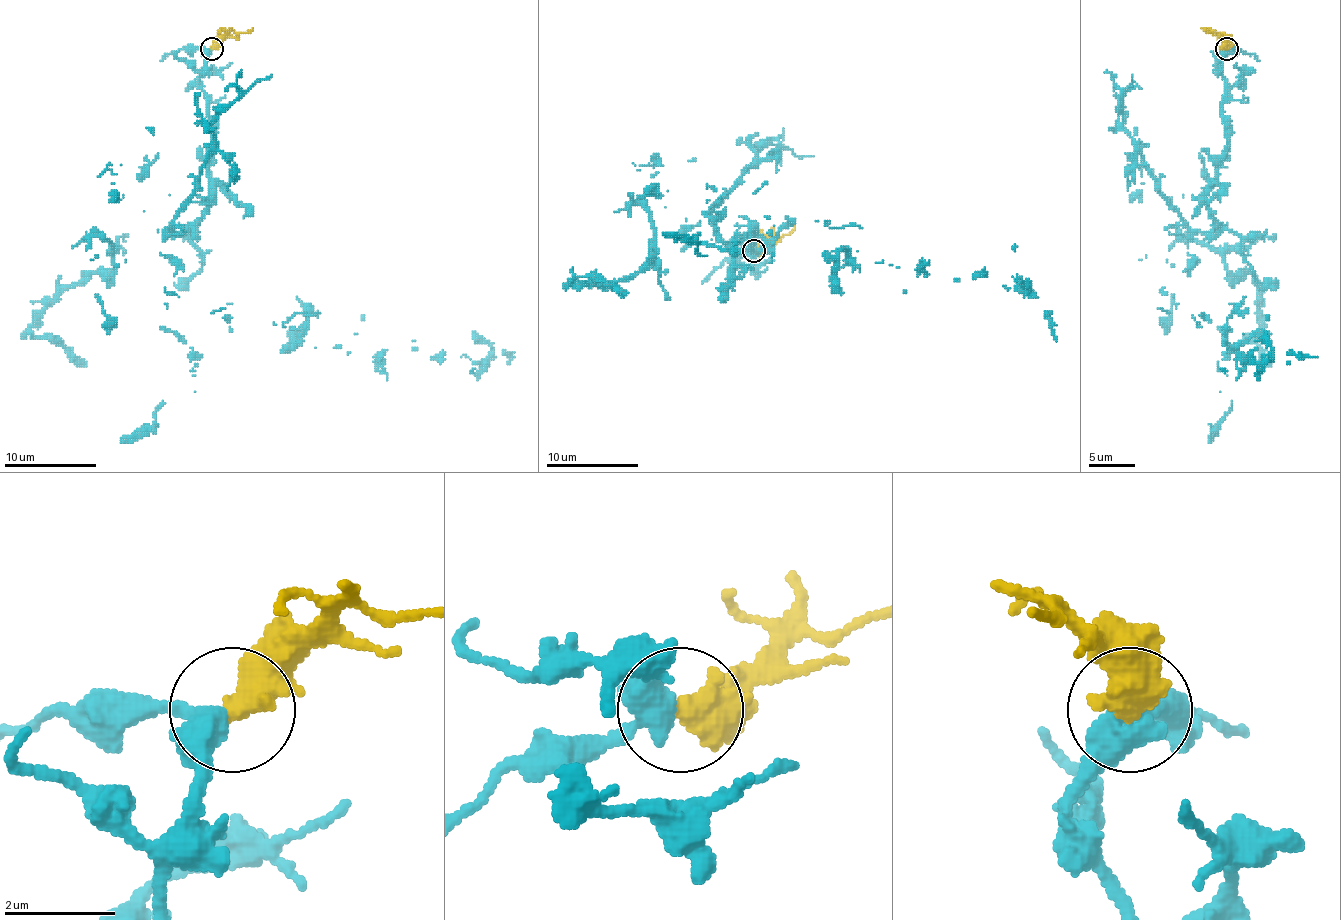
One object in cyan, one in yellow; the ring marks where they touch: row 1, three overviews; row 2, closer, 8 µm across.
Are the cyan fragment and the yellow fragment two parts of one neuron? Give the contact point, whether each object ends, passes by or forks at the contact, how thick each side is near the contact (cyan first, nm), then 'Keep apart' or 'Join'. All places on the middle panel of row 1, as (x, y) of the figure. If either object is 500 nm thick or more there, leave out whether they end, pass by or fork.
Place: (753, 250). At the ring cyan passes by. At the ring yellow passes by. Thickness 440 nm (cyan) against 440 nm. Join

